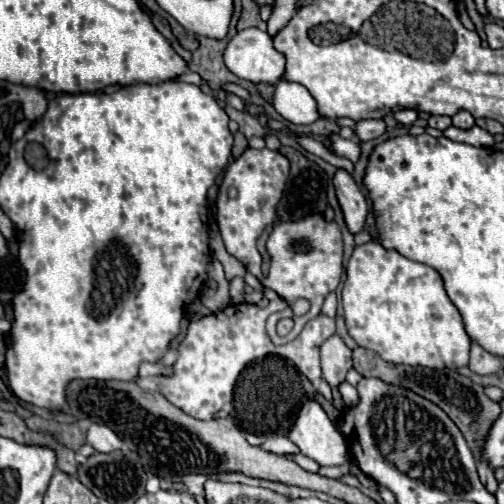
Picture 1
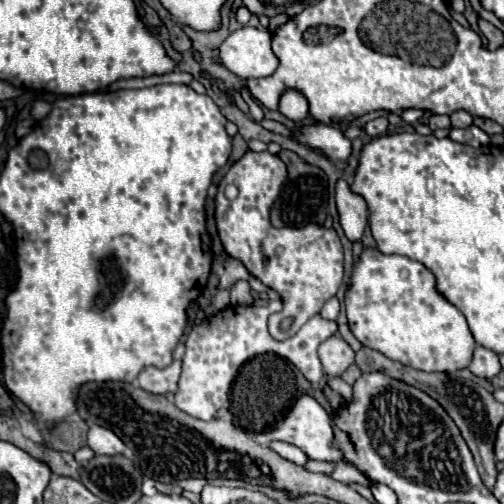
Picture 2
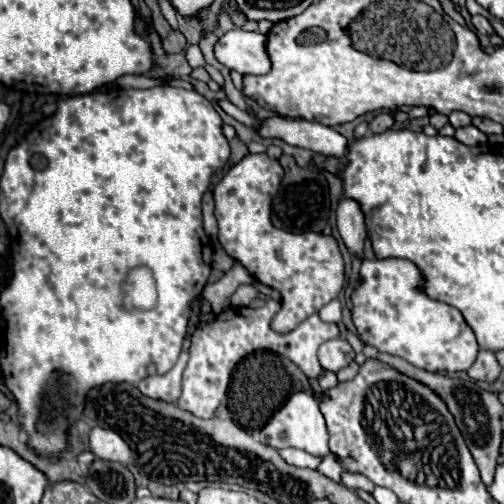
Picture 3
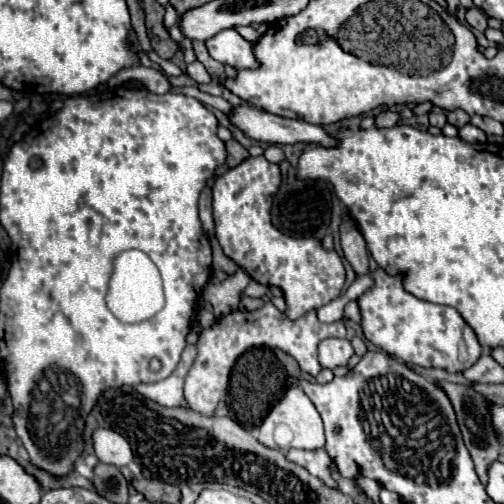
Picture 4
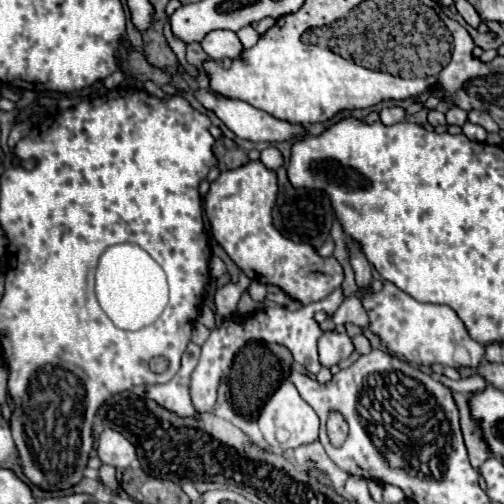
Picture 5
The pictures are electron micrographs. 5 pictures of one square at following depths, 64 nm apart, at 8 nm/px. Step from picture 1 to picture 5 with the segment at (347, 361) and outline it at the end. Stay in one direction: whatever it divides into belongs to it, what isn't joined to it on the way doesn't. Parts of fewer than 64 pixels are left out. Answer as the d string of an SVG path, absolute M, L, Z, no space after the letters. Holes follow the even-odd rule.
M326 330L320 340L318 340L318 354L320 354L320 364L330 368L332 364L338 364L340 358L350 356L354 350L354 344L346 332L334 332Z

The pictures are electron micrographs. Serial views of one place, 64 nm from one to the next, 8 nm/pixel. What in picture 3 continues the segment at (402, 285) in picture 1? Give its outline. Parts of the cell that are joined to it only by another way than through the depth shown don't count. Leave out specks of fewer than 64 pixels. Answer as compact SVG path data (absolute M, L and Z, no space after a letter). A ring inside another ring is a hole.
M364 258L360 276L362 284L352 294L352 320L362 342L380 352L400 356L428 372L458 372L474 364L480 348L472 328L454 306L436 302L416 290L422 276L412 262Z

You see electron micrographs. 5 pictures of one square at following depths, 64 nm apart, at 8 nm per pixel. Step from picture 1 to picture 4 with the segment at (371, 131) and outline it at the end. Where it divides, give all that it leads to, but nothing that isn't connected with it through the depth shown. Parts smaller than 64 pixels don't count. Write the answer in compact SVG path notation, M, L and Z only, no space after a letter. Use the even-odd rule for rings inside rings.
M382 110L376 116L376 126L378 128L388 128L388 126L396 126L396 122L400 120L400 114L394 110Z

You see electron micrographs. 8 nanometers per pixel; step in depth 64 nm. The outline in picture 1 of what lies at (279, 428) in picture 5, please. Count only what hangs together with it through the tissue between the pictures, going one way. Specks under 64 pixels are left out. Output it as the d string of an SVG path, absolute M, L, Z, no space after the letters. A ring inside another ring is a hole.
M306 400L302 404L286 438L320 466L338 466L350 460L344 436L316 400Z

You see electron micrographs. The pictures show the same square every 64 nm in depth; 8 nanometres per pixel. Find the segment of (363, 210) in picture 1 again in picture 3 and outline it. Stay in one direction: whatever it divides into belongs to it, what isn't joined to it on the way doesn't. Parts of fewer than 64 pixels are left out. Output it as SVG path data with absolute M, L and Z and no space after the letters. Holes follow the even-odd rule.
M342 198L338 206L338 232L348 248L348 252L360 260L364 260L364 240L366 240L366 226L360 206L354 200Z

